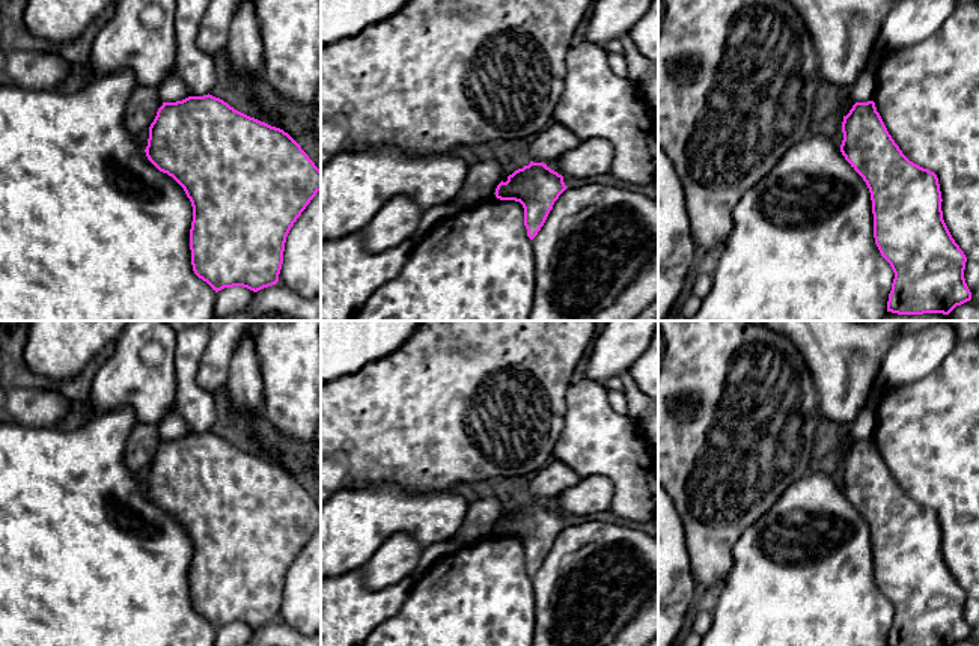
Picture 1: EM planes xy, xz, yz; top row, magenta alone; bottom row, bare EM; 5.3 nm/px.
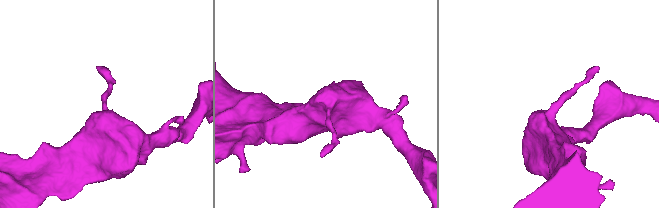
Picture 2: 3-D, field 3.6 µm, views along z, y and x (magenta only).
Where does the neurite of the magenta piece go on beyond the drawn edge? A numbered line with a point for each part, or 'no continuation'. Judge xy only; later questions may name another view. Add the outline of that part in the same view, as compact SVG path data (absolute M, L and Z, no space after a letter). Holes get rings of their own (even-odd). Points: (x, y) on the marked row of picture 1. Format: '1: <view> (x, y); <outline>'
no continuation

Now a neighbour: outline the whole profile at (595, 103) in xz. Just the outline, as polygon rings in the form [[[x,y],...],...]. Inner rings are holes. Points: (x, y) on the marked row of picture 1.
[[[589,41],[569,48],[553,123],[569,128],[580,142],[610,142],[610,173],[619,181],[640,185],[655,181],[658,119],[637,83],[610,69],[605,48]]]

